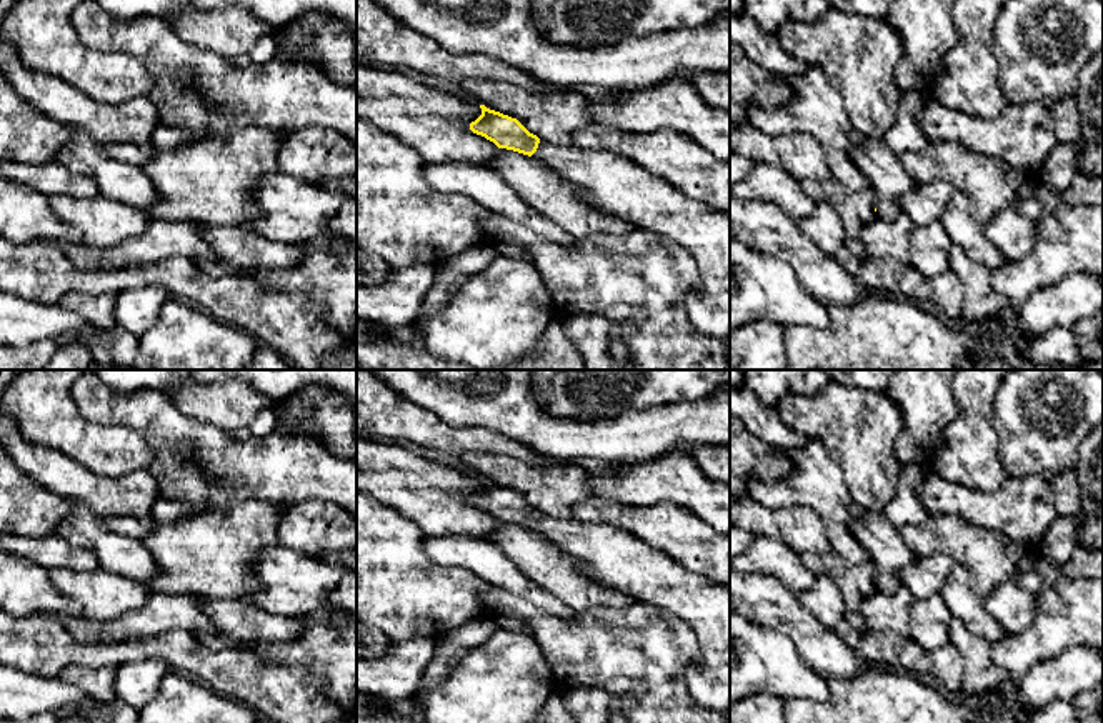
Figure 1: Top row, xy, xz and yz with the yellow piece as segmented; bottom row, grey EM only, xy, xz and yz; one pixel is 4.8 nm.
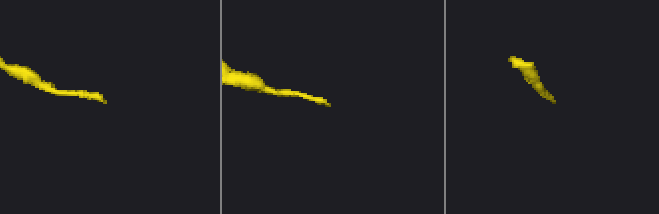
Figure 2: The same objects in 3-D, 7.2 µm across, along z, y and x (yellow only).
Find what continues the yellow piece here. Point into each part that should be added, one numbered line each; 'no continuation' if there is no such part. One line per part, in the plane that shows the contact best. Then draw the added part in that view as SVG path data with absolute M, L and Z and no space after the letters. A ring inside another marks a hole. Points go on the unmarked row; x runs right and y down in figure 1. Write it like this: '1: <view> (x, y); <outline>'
1: xz (617, 557); M540 513L532 531L556 545L576 566L601 583L635 600L655 603L686 621L695 631L701 656L701 661L686 671L690 695L698 705L716 713L730 710L730 586L688 570L666 551L610 523L563 520Z

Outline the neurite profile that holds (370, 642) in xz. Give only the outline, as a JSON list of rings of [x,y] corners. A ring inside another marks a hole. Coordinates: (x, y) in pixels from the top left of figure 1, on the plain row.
[[[357,621],[357,660],[378,658],[393,645],[382,630]]]

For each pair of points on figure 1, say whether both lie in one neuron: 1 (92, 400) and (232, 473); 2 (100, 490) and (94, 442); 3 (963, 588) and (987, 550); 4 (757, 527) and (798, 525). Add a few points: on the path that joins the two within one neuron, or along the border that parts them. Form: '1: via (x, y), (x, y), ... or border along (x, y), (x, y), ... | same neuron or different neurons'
1: via (127, 410), (150, 412), (184, 445), (197, 448) | same neuron
2: border along (65, 453), (100, 475), (124, 475), (137, 470) | different neurons
3: border along (953, 560), (968, 572), (970, 582), (980, 597) | different neurons
4: via (767, 525), (788, 525) | same neuron

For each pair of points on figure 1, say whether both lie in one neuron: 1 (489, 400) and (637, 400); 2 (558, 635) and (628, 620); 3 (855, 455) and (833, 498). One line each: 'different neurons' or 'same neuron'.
1: different neurons
2: same neuron
3: different neurons

